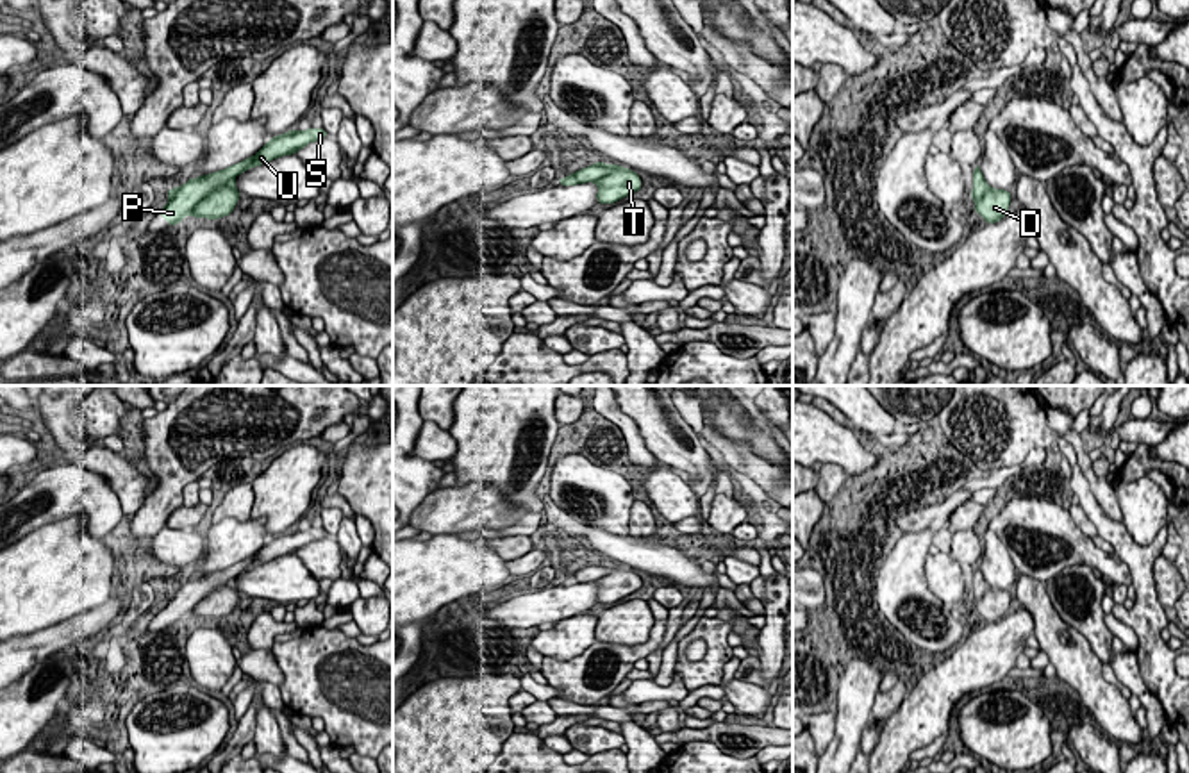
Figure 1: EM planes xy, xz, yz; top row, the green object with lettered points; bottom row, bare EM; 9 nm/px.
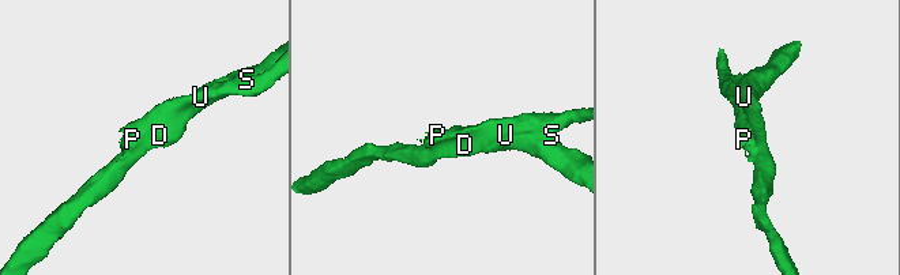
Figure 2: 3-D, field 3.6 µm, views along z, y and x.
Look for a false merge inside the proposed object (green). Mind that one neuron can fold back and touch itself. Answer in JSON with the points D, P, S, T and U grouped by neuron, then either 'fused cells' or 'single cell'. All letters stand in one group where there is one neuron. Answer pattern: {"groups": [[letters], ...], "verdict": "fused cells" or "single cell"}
{"groups": [["D", "P", "S", "T", "U"]], "verdict": "single cell"}

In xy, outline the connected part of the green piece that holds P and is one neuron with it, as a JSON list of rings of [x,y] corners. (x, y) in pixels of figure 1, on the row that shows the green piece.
[[[312,127],[303,132],[293,129],[287,134],[271,137],[254,157],[211,175],[189,179],[184,186],[166,191],[170,202],[157,214],[170,223],[168,227],[175,227],[189,212],[195,218],[209,218],[211,221],[229,216],[241,195],[234,184],[234,179],[239,173],[254,166],[266,164],[277,157],[296,154],[305,145],[320,141],[327,136],[325,129]]]

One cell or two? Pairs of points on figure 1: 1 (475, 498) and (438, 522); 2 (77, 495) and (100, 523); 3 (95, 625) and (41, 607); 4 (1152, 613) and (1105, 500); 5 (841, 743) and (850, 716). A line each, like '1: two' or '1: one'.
1: one
2: one
3: two
4: two
5: one

